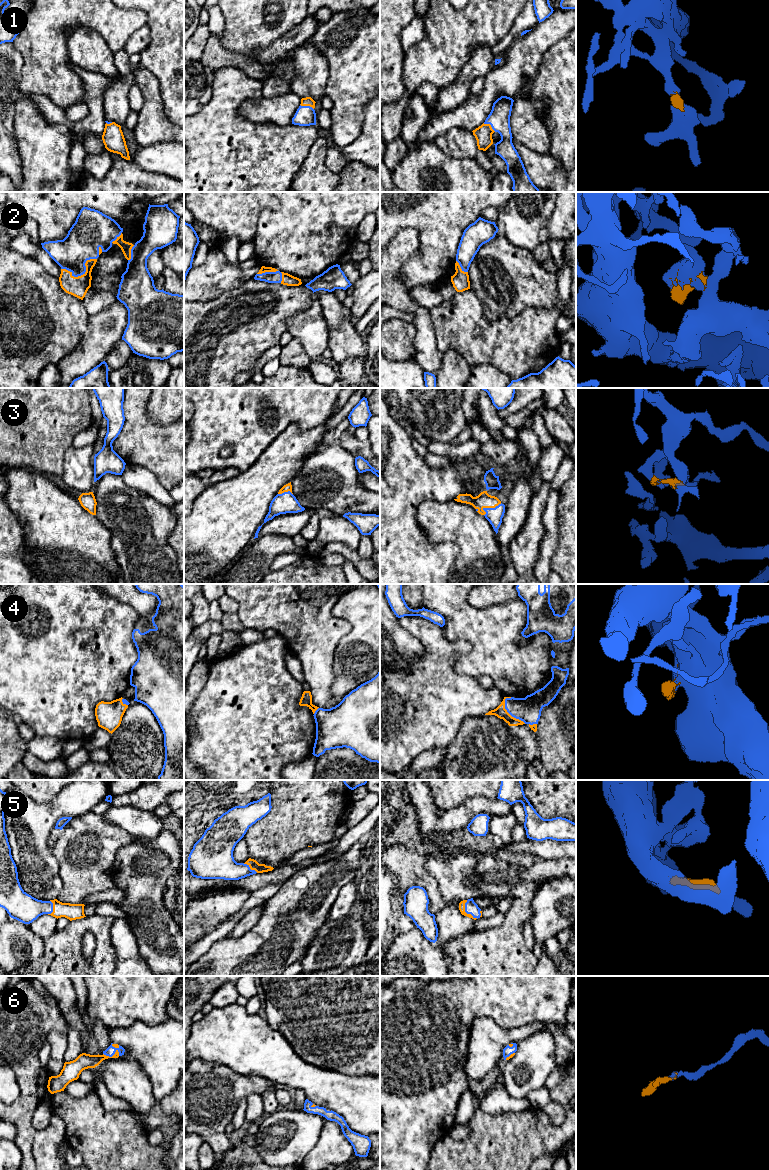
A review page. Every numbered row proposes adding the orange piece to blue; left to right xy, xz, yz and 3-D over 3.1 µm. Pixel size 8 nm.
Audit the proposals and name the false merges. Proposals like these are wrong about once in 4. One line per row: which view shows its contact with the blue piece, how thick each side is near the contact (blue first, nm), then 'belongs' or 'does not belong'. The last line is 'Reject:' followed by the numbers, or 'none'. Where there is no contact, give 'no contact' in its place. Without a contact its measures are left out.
1: meets blue in xz; 160 nm thick on the blue side, 80 nm on the other; belongs
2: meets blue in xy; 280 nm thick on the blue side, 160 nm on the other; belongs
3: meets blue in yz; 130 nm thick on the blue side, 120 nm on the other; belongs
4: meets blue in yz; 200 nm thick on the blue side, 90 nm on the other; belongs
5: meets blue in yz; 100 nm thick on the blue side, 50 nm on the other; belongs
6: meets blue in xy; 80 nm thick on the blue side, 130 nm on the other; belongs
Reject: none

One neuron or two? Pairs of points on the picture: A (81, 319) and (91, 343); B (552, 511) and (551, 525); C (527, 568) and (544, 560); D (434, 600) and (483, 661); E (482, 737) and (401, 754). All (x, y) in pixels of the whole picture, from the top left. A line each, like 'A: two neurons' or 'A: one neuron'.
A: two neurons
B: one neuron
C: two neurons
D: one neuron
E: two neurons

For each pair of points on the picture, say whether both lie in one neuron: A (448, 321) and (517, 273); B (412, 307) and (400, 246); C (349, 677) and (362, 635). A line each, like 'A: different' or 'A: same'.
A: different
B: same
C: same

